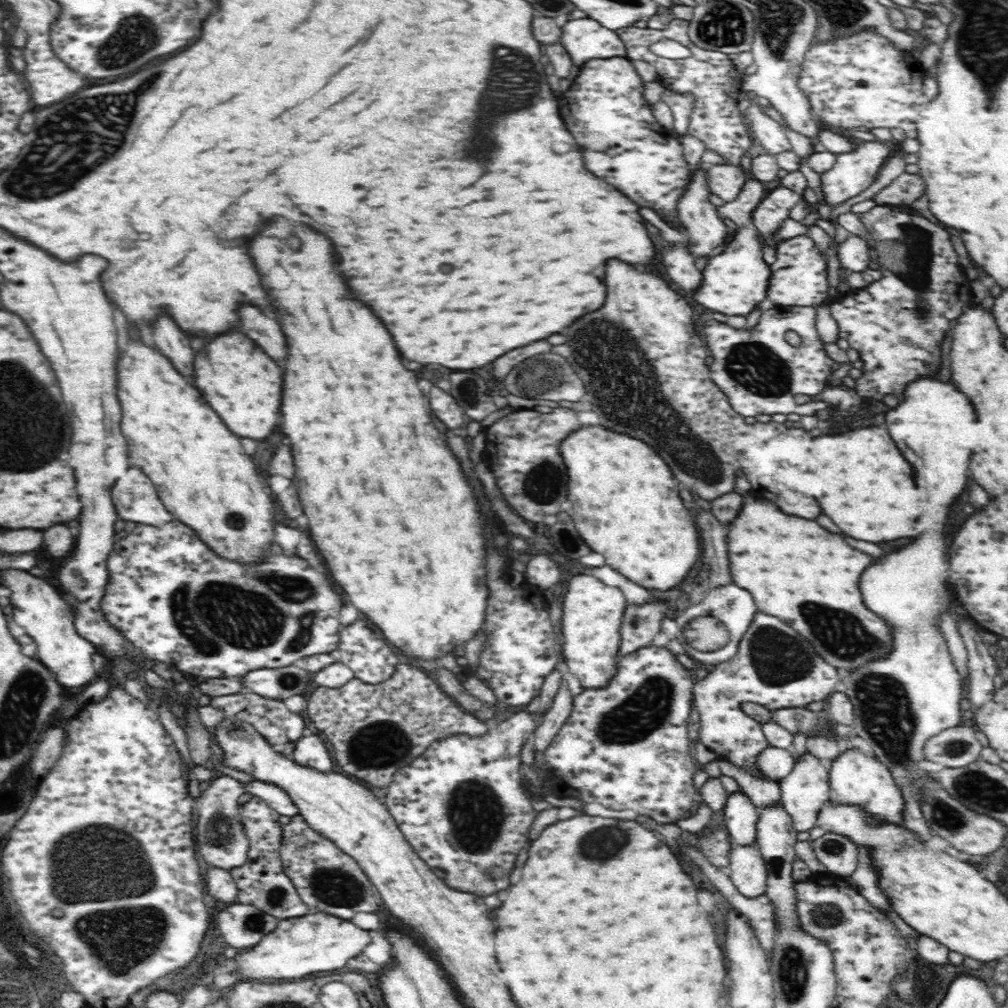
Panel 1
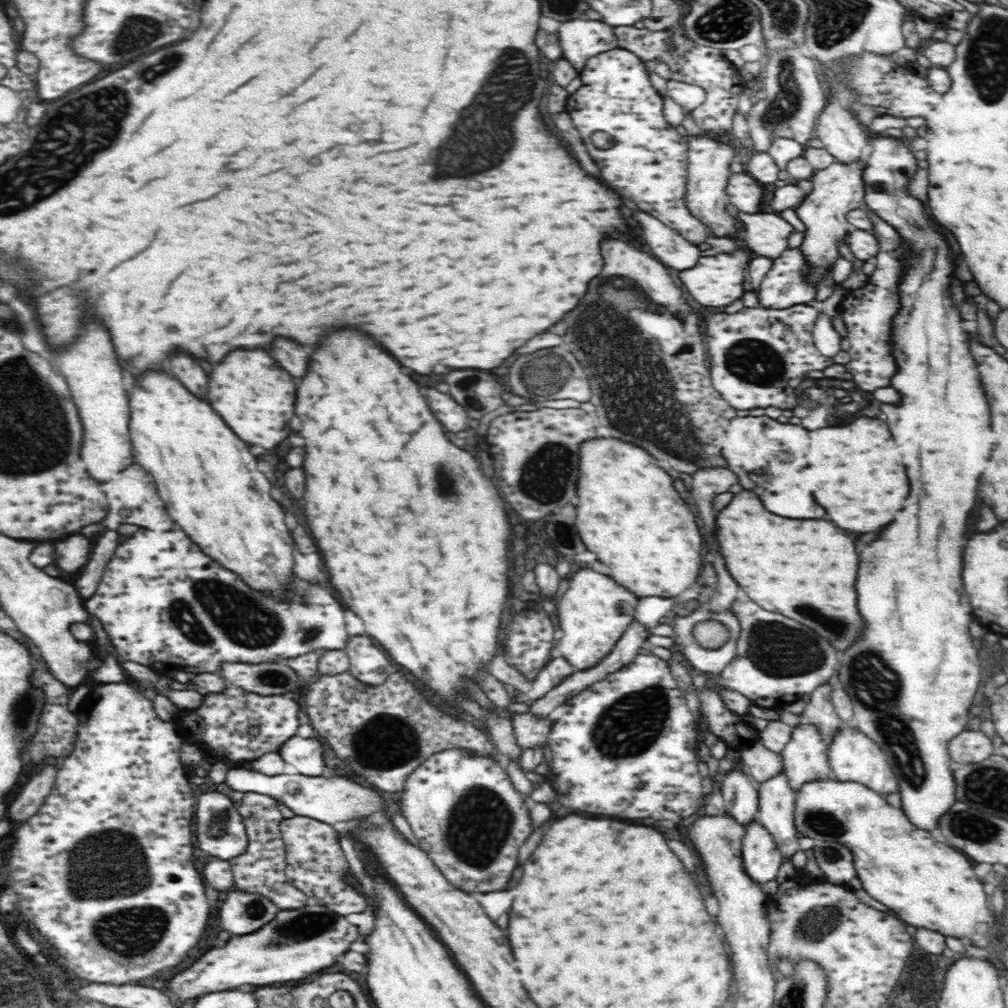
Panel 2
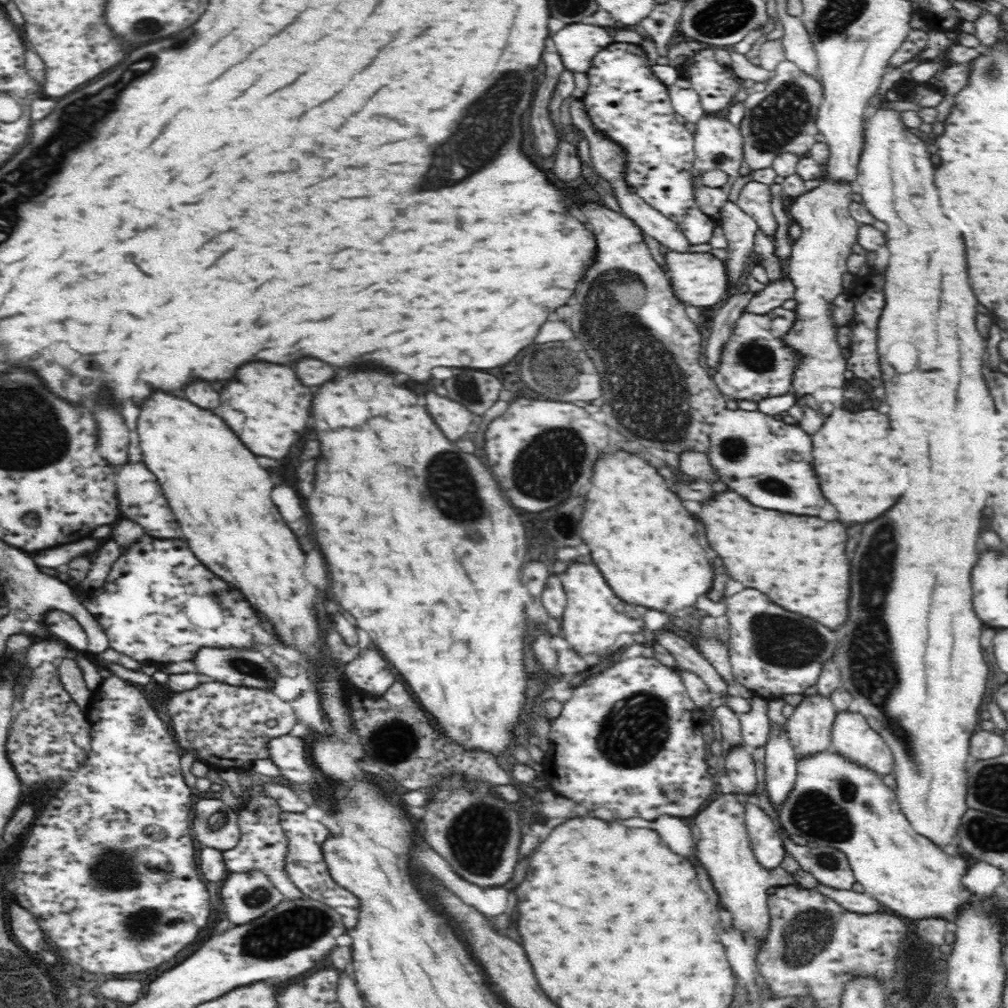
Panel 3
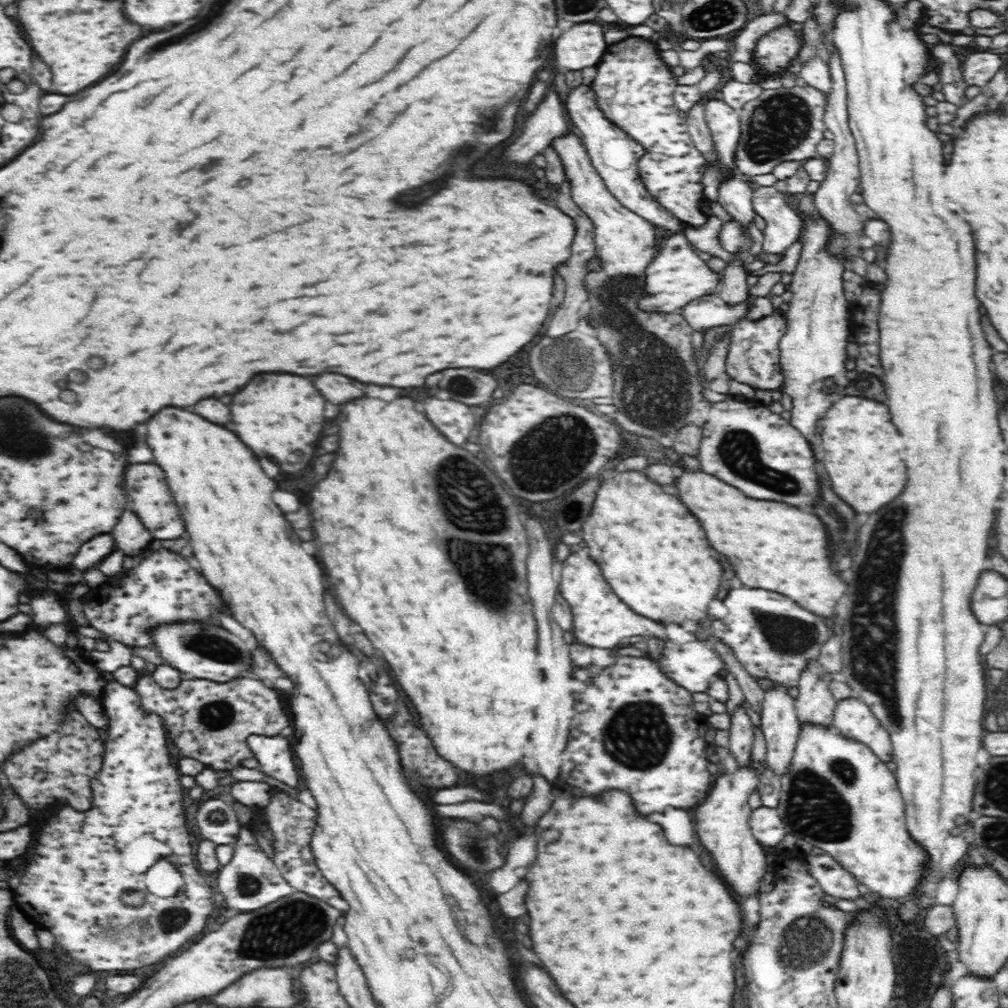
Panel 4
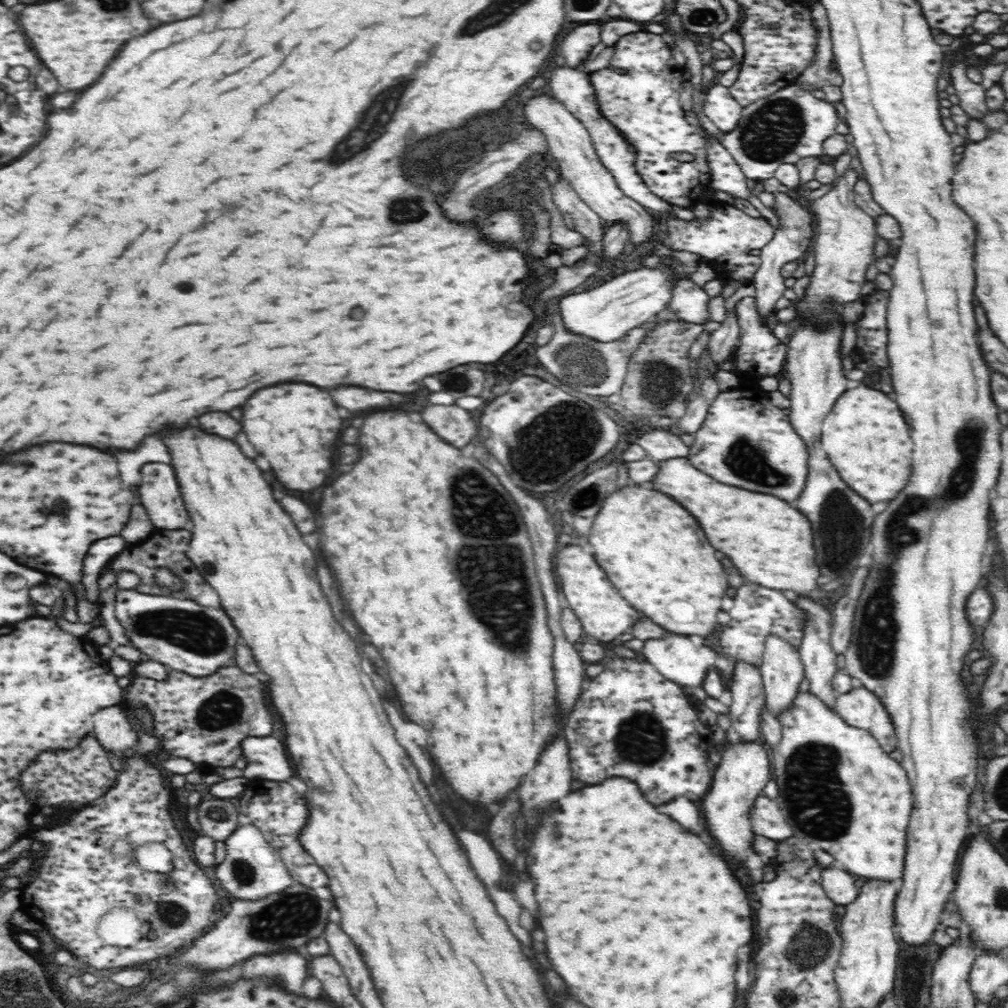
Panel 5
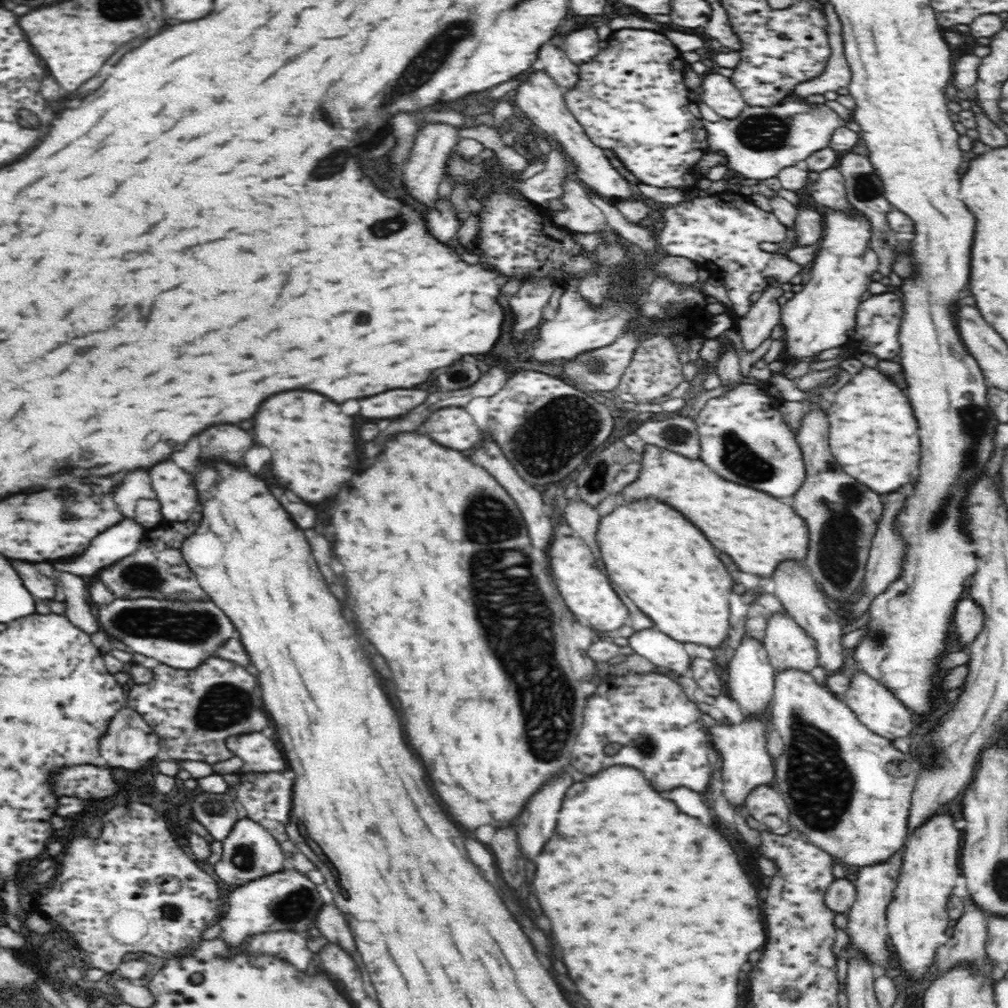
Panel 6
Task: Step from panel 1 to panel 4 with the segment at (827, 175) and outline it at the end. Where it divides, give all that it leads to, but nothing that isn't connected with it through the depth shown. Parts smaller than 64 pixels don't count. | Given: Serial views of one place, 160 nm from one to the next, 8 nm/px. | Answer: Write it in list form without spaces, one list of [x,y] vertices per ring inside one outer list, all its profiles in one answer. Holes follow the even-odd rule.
[[[825,218],[818,222],[805,220],[801,235],[801,256],[796,271],[790,278],[790,291],[794,298],[789,302],[787,329],[780,339],[780,360],[783,372],[782,392],[792,397],[793,408],[789,422],[806,440],[816,438],[818,424],[824,412],[832,406],[830,398],[822,402],[812,402],[816,396],[824,396],[822,383],[830,380],[837,388],[845,388],[850,383],[846,377],[846,344],[853,332],[851,303],[844,294],[844,261],[829,255],[826,251],[831,230]]]

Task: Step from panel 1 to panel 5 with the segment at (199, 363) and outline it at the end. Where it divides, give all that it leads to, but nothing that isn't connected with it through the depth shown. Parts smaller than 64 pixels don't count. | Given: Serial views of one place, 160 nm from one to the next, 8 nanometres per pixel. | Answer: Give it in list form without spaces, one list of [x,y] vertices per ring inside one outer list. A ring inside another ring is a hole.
[[[286,382],[262,388],[246,402],[242,428],[256,450],[270,460],[278,482],[290,490],[310,492],[322,486],[332,472],[332,456],[336,454],[342,418],[328,392],[316,386]]]

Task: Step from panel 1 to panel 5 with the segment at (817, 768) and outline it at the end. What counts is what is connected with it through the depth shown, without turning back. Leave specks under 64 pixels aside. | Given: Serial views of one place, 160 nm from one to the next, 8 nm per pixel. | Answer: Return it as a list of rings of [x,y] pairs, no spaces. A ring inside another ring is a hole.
[[[792,592],[786,593],[788,598],[791,599],[796,607],[800,610],[804,610],[806,613],[806,620],[804,620],[803,630],[804,637],[800,644],[798,651],[802,664],[804,664],[804,672],[806,672],[806,678],[810,680],[810,692],[814,694],[820,702],[834,709],[836,706],[837,694],[832,686],[832,679],[838,672],[839,668],[836,665],[836,654],[831,645],[831,632],[832,632],[832,613],[831,607],[822,606],[817,600],[813,598],[801,598],[794,596]]]

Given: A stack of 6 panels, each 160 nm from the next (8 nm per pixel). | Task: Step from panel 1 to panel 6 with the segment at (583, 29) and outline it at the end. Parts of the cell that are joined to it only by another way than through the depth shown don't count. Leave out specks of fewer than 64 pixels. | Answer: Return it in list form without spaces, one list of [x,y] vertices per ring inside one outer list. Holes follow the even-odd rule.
[[[594,28],[571,32],[564,37],[565,53],[572,63],[578,66],[590,62],[598,54],[598,50],[601,49],[598,47],[598,34],[596,34]]]

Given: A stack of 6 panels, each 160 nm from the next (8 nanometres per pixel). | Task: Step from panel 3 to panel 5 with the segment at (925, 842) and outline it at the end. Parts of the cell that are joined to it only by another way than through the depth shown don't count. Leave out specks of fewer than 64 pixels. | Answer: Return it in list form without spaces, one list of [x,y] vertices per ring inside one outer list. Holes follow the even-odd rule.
[[[798,690],[796,699],[790,706],[780,710],[780,714],[776,715],[776,718],[781,724],[781,741],[770,753],[772,776],[779,790],[778,796],[776,796],[777,803],[781,806],[786,822],[792,827],[792,836],[803,839],[810,846],[814,844],[816,846],[814,849],[825,850],[834,857],[834,866],[840,867],[850,874],[858,874],[864,878],[876,878],[880,881],[900,878],[903,874],[904,856],[906,855],[907,828],[915,800],[911,783],[903,766],[900,766],[900,763],[894,758],[890,758],[890,754],[884,754],[884,750],[880,750],[879,742],[872,734],[867,730],[850,726],[835,709],[825,706],[816,696],[809,696],[809,694]]]

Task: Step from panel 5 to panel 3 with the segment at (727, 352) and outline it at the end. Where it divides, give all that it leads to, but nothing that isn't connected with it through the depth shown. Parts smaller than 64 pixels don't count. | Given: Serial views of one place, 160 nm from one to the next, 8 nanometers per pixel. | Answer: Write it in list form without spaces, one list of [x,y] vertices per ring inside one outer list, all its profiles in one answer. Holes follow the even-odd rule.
[[[728,200],[720,208],[721,227],[727,240],[726,266],[728,274],[728,291],[738,292],[738,287],[744,282],[742,273],[746,268],[746,260],[753,251],[757,223],[746,214],[737,202]]]

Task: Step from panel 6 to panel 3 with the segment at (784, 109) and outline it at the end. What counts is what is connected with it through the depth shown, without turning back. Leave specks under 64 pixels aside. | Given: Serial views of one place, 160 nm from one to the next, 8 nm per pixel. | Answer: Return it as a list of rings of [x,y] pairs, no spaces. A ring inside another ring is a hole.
[[[788,59],[780,61],[775,72],[776,78],[786,78],[790,82],[790,116],[756,116],[755,112],[767,113],[767,98],[759,107],[755,107],[752,113],[743,116],[739,123],[744,143],[743,164],[752,171],[770,168],[779,154],[792,153],[801,157],[806,156],[812,145],[817,142],[816,134],[819,133],[819,129],[816,117],[823,101],[821,84]]]

